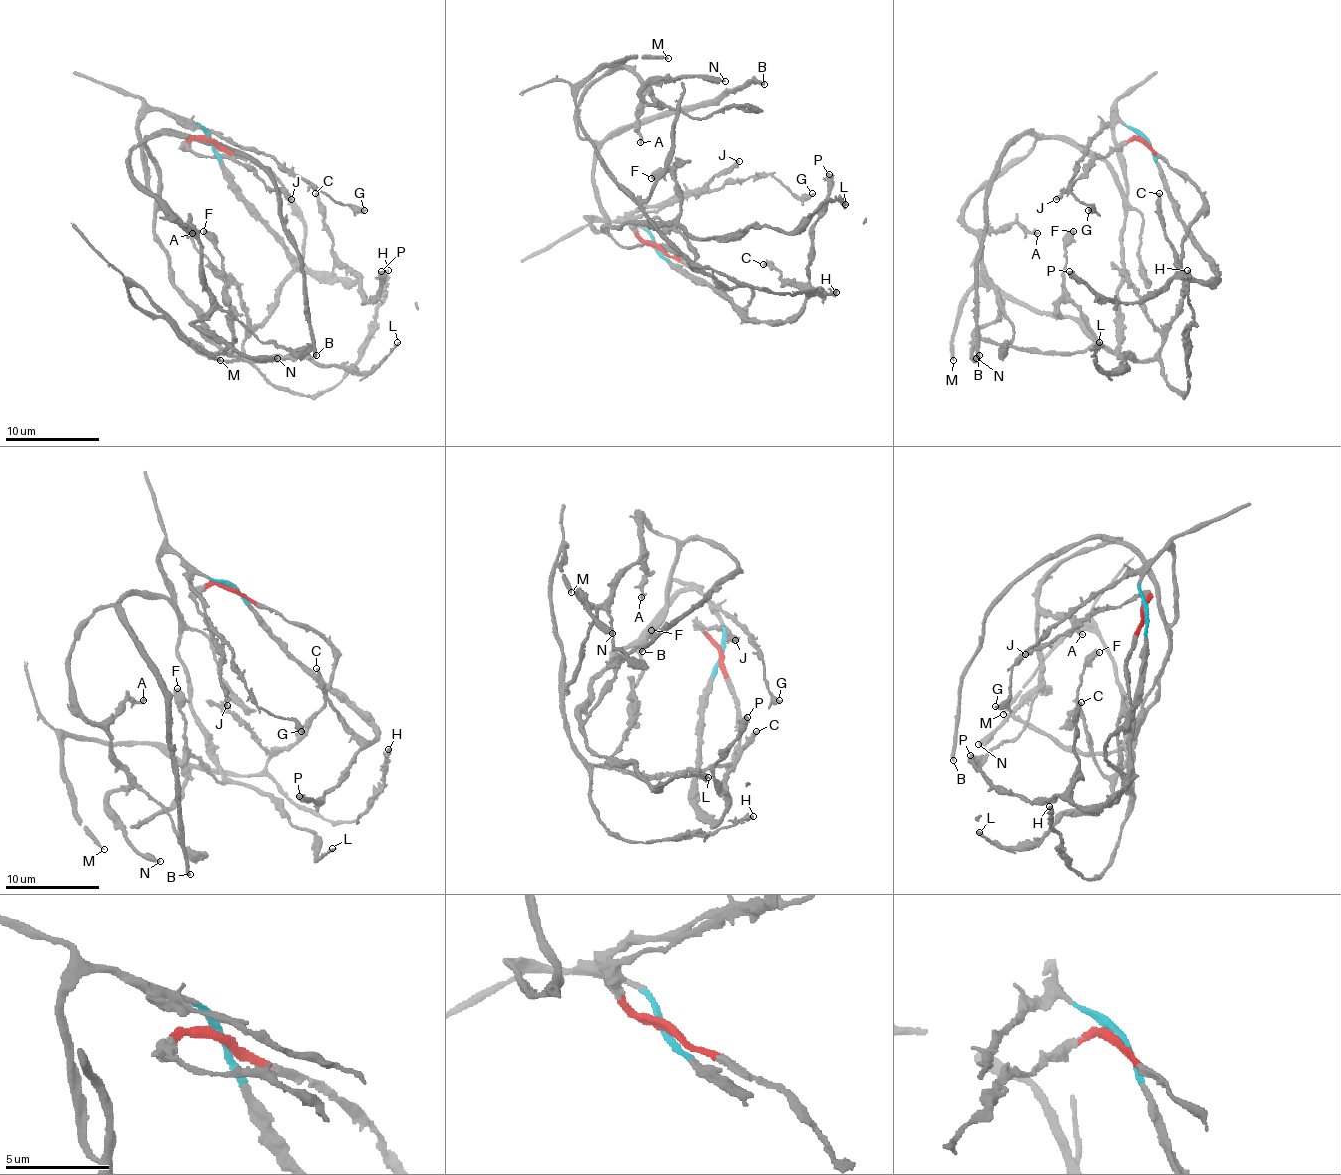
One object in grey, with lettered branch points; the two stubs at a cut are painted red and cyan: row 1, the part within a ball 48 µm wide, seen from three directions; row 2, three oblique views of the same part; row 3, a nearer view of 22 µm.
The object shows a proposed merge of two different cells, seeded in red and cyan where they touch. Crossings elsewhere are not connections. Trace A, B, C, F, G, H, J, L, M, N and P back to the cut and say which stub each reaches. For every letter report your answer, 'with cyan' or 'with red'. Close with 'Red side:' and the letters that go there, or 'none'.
A: with cyan
B: with cyan
C: with cyan
F: with cyan
G: with cyan
H: with red
J: with red
L: with cyan
M: with red
N: with cyan
P: with cyan
Red side: H, J, M

